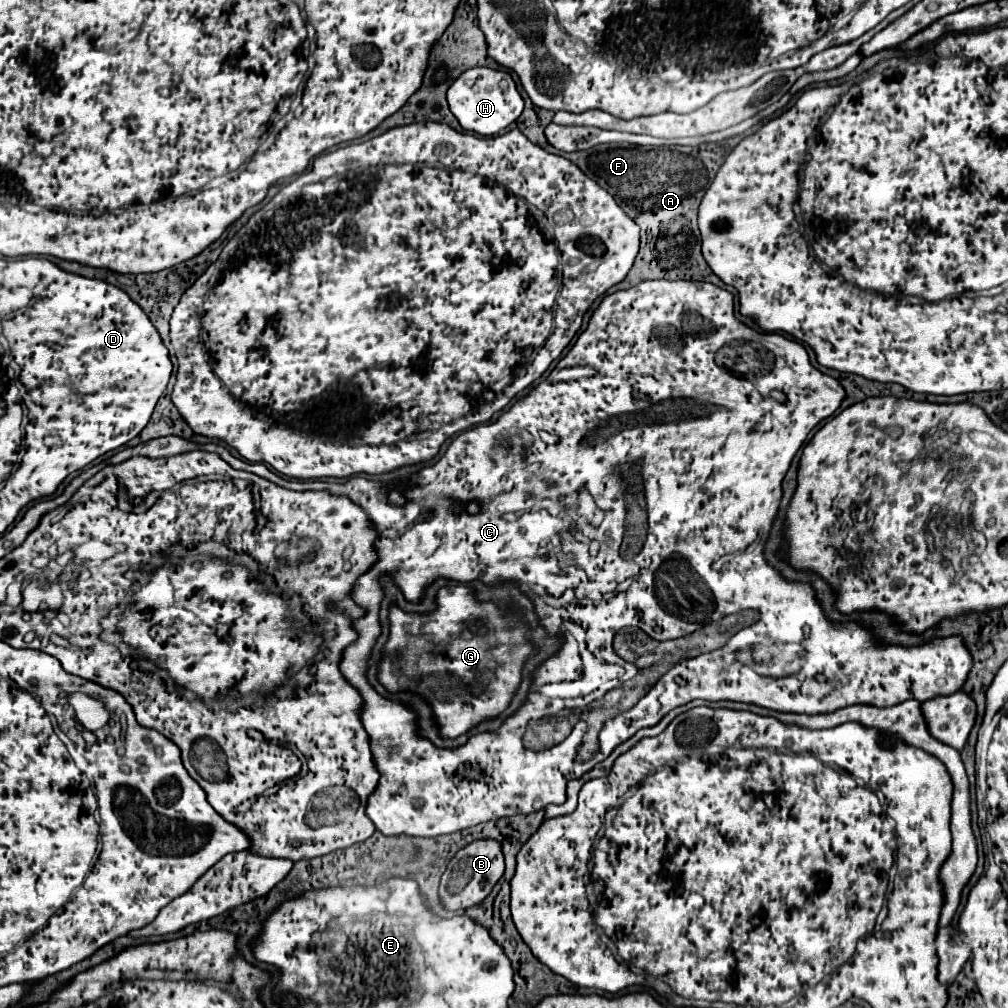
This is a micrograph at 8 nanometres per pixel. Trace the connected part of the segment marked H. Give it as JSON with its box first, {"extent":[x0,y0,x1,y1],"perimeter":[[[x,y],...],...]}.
{"extent":[447,68,523,136],"perimeter":[[[475,68],[461,74],[447,92],[449,108],[453,116],[459,120],[463,130],[477,132],[481,136],[495,136],[509,124],[513,124],[523,112],[523,98],[515,88],[515,82],[509,72],[491,70],[491,68]]]}

